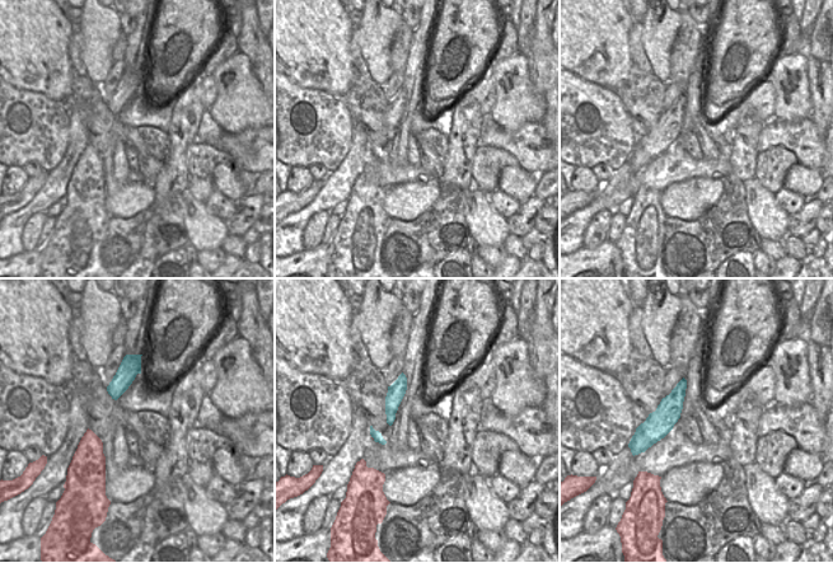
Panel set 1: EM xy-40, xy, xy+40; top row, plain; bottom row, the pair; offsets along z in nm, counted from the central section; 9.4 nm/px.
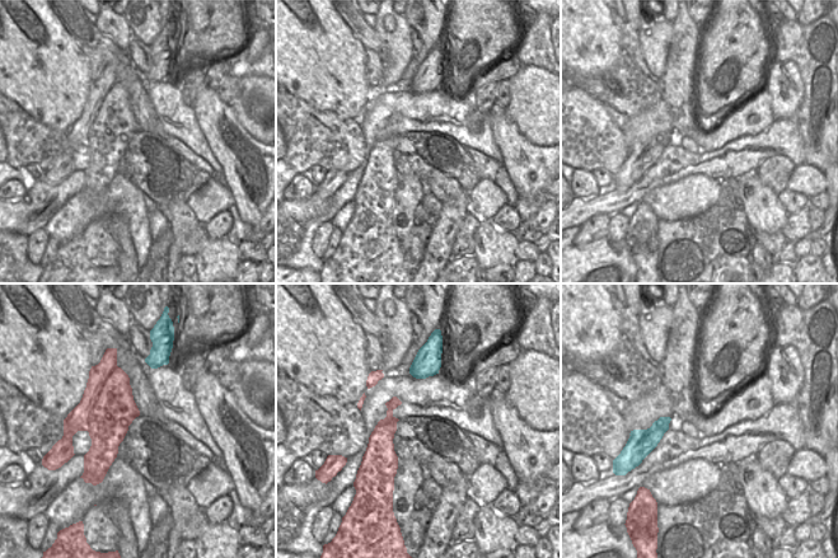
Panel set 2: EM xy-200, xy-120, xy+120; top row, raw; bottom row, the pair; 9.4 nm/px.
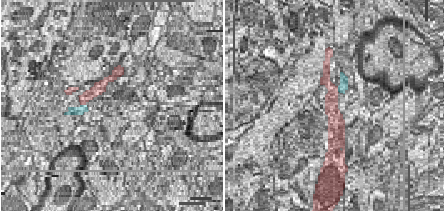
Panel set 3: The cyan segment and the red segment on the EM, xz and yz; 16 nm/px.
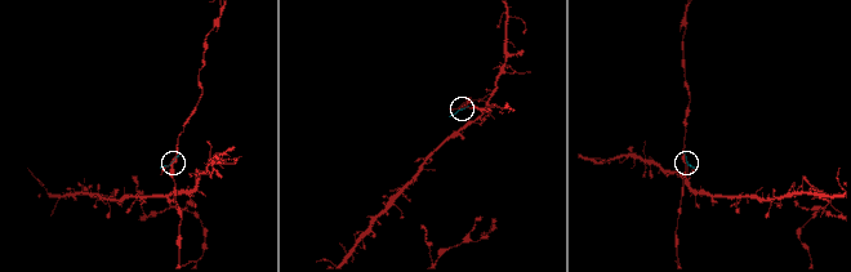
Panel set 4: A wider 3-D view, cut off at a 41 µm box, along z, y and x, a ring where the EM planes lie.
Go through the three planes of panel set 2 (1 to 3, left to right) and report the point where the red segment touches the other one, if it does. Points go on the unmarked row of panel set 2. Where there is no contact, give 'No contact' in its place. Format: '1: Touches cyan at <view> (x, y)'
1: No contact
2: No contact
3: No contact.

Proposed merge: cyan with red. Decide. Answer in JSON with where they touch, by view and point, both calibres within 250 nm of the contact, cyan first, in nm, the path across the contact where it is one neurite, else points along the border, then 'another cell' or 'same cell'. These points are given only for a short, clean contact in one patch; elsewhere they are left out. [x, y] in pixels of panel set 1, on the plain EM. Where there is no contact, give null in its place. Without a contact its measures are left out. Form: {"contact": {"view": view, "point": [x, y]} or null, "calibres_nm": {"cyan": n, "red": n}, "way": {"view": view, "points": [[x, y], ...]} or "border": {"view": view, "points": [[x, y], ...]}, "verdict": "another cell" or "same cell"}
{"contact": {"view": "xy", "point": [373, 153]}, "calibres_nm": {"cyan": 90, "red": 20}, "border": {"view": "xy", "points": [[371, 151], [374, 154]]}, "verdict": "another cell"}

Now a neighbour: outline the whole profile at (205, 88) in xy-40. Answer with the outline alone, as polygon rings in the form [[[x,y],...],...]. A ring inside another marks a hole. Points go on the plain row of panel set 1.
[[[198,75],[191,85],[195,88],[195,94],[198,97],[205,109],[210,109],[217,98],[217,85],[212,75]]]

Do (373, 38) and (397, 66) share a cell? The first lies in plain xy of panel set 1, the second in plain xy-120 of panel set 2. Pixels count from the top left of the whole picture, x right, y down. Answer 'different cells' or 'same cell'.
same cell

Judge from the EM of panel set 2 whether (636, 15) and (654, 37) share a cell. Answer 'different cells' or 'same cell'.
different cells

